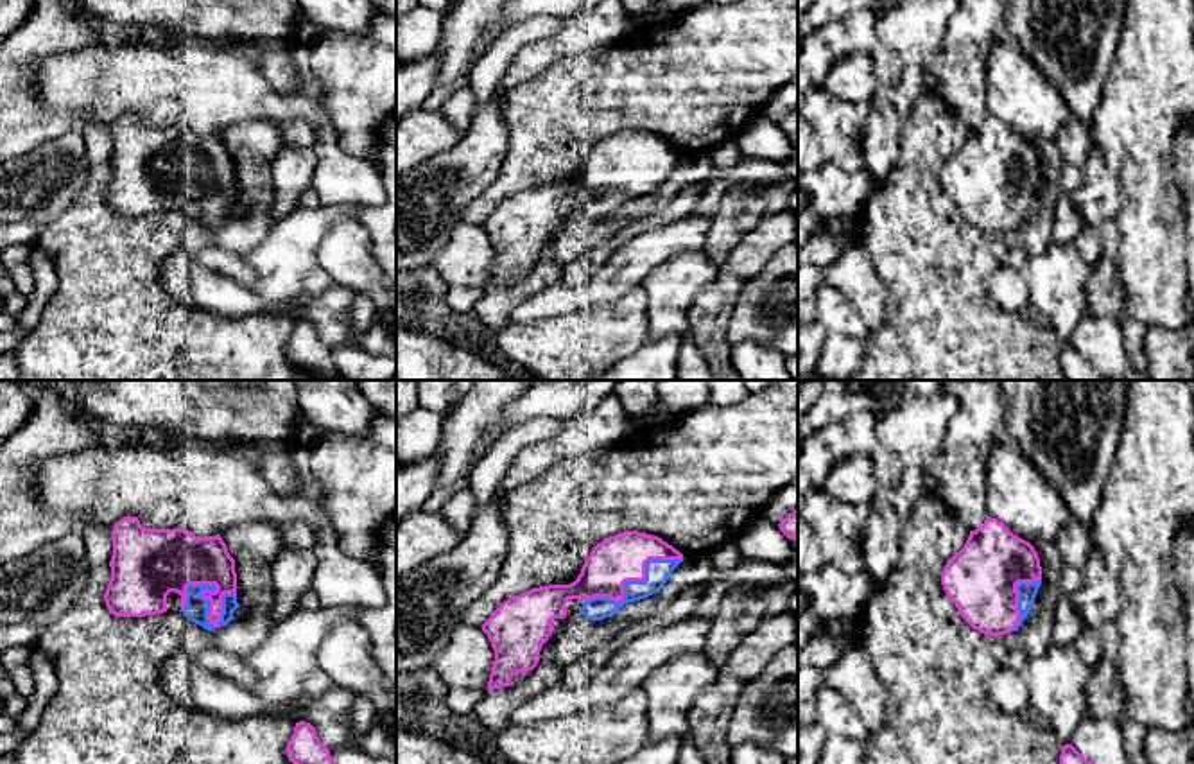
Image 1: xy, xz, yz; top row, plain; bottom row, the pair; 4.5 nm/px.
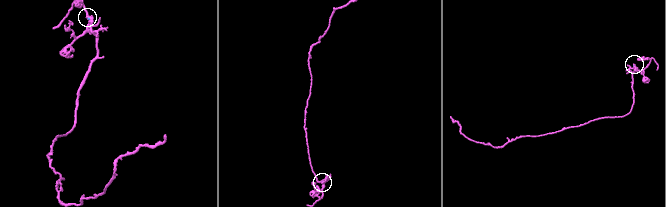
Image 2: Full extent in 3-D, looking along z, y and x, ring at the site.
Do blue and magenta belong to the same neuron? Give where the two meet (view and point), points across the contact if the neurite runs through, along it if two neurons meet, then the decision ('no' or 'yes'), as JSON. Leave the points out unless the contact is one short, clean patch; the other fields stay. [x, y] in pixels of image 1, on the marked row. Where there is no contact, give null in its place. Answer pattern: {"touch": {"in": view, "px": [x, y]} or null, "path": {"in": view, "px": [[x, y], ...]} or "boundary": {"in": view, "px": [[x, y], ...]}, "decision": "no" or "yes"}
{"touch": {"in": "xy", "px": [205, 589]}, "decision": "yes"}

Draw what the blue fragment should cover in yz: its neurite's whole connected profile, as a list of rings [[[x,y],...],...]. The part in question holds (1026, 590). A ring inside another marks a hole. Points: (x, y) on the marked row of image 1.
[[[988,517],[945,565],[941,585],[961,617],[997,637],[1018,631],[1042,585],[1034,547]]]

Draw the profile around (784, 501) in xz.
[[[798,479],[778,490],[762,509],[760,517],[778,525],[789,513],[798,509]]]

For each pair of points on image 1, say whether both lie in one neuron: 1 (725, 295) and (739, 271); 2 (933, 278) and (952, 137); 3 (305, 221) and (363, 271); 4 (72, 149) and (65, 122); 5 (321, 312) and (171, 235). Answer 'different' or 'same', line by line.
1: same
2: same
3: different
4: different
5: different

